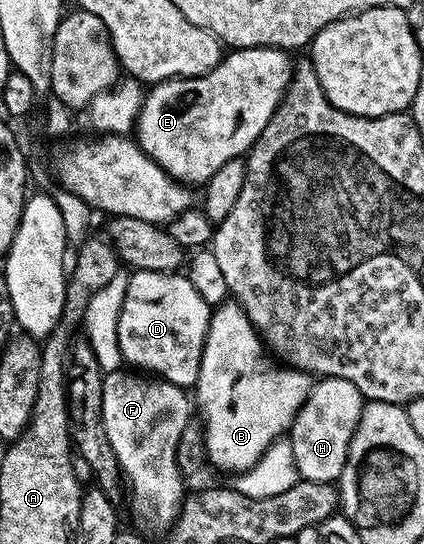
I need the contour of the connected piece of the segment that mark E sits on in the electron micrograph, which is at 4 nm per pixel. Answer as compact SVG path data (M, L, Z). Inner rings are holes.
M237 47L221 58L213 71L189 79L167 79L151 84L148 96L143 96L140 113L136 117L134 138L136 144L171 179L185 185L203 185L226 161L247 156L258 141L262 129L270 121L274 109L282 101L292 83L294 59L287 50L278 47Z

